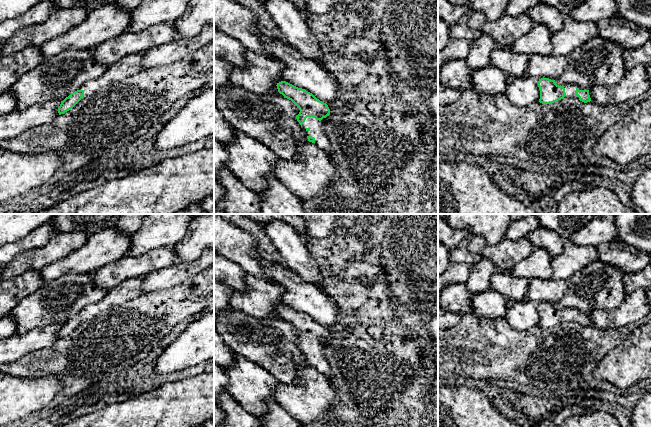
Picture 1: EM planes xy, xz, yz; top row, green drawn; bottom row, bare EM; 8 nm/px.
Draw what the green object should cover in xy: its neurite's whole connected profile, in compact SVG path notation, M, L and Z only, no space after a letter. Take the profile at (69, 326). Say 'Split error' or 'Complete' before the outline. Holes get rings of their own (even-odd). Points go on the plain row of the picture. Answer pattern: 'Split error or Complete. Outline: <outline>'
Split error. Outline: M143 276L128 279L119 285L110 288L105 296L98 302L87 305L77 315L71 317L58 331L59 339L72 333L82 322L95 319L100 313L120 306L142 295Z

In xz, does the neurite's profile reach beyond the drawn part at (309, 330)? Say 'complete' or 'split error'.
split error

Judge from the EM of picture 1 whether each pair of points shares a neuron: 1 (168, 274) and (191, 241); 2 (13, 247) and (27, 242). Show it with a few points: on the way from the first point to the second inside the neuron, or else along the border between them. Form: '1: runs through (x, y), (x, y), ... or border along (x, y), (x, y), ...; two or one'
1: border along (200, 254), (193, 260), (178, 262); two
2: runs through (16, 247), (24, 244); one

